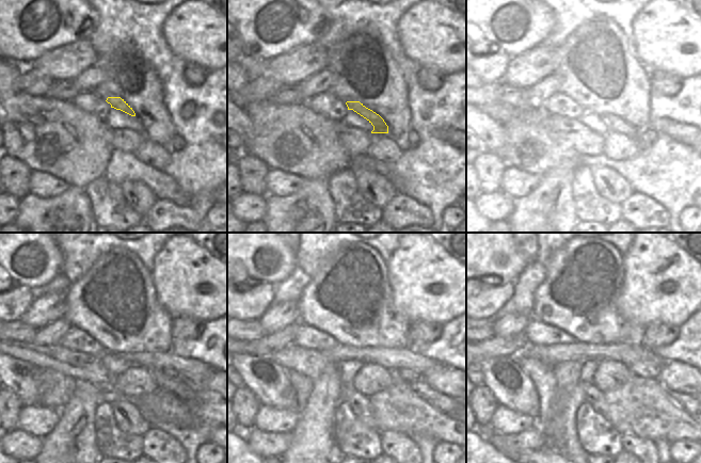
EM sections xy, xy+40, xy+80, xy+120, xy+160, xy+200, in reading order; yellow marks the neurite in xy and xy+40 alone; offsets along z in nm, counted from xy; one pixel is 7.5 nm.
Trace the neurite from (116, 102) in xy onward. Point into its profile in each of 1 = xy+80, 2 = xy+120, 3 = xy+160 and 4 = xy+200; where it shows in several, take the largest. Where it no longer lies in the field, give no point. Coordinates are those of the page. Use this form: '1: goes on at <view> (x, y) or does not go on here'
1: goes on at xy+80 (617, 124)
2: goes on at xy+120 (184, 389)
3: goes on at xy+160 (443, 402)
4: goes on at xy+200 (683, 401)

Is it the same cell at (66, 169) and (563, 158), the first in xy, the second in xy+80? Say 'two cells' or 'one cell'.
one cell

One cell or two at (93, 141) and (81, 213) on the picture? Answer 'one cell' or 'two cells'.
two cells

